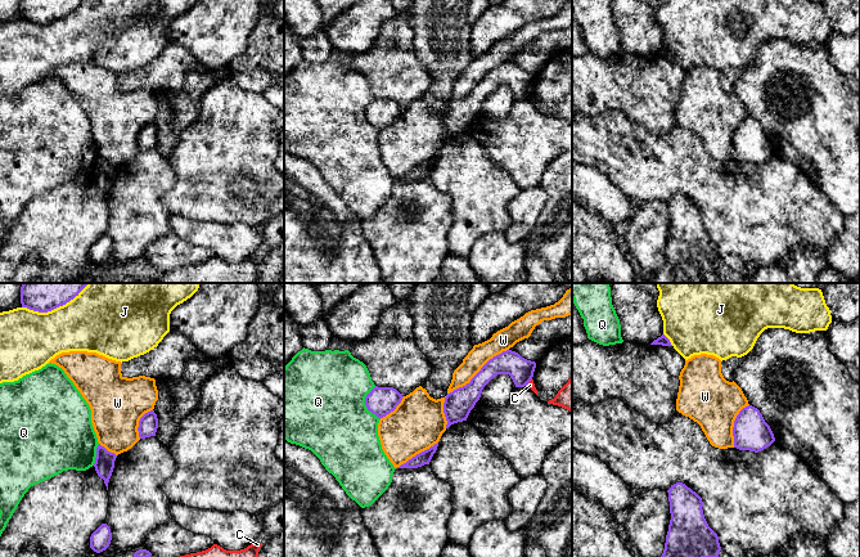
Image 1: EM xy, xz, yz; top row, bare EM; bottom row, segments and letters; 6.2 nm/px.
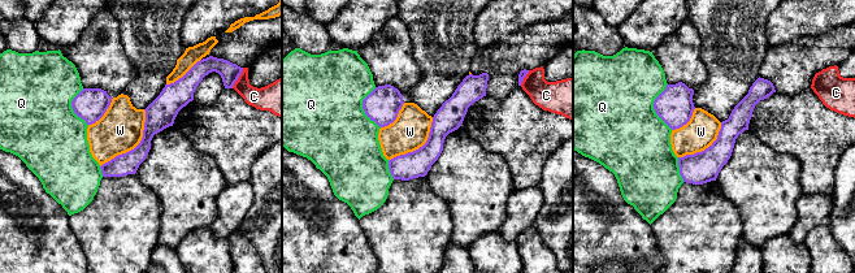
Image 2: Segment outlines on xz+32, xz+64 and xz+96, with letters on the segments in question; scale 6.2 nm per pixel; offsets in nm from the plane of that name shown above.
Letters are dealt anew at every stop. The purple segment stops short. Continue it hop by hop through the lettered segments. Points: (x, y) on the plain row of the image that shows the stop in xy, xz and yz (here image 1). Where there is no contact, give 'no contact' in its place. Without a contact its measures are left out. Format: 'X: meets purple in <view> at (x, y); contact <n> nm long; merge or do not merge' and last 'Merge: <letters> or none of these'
C: meets purple in xz at (528, 93); contact 60 nm long; do not merge
J: meets purple in xy at (53, 21); contact 420 nm long; do not merge
Q: meets purple in xz at (365, 116); contact 220 nm long; do not merge
W: meets purple in xz at (478, 84); contact 480 nm long; do not merge
Merge: none of these

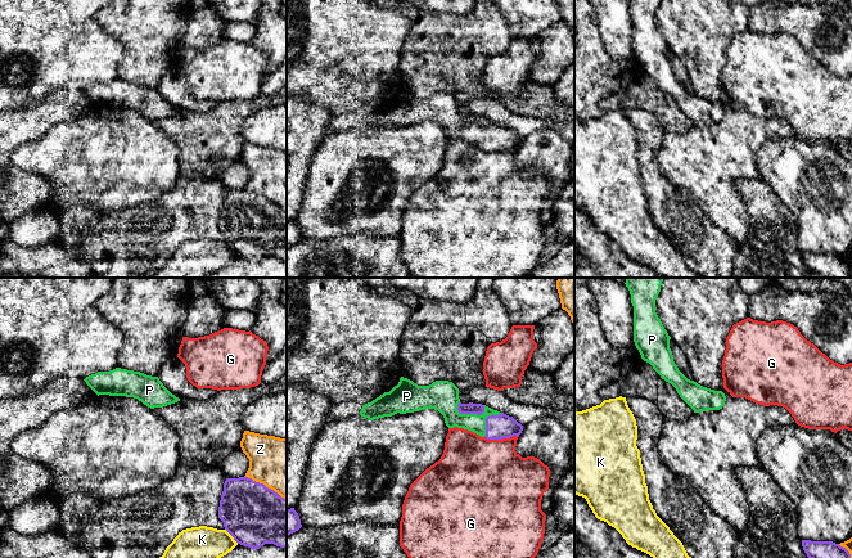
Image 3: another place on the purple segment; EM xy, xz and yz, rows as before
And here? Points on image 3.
G: meets purple in xz at (501, 151); contact 220 nm long; do not merge
K: meets purple in xy at (231, 247); contact 130 nm long; do not merge
P: meets purple in xz at (473, 125); contact 190 nm long; merge
Z: meets purple in xy at (264, 197); contact 300 nm long; do not merge
Merge: P

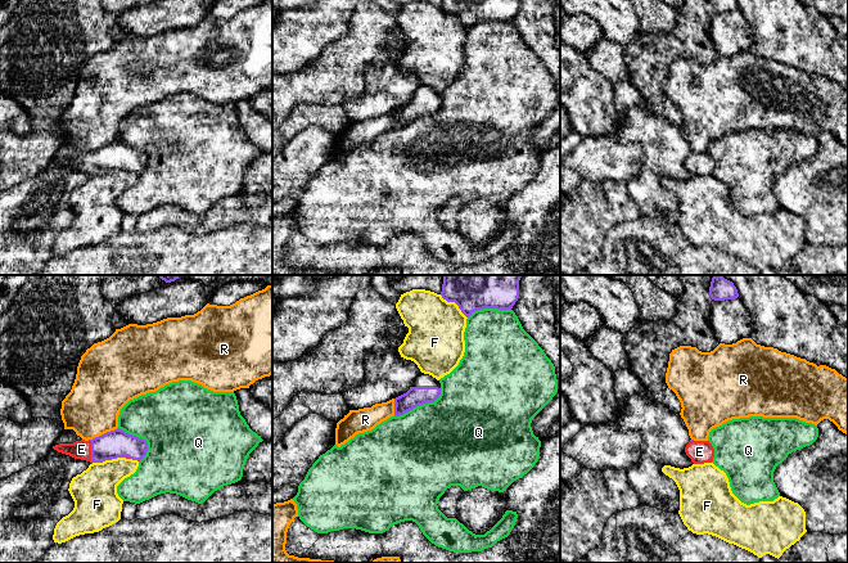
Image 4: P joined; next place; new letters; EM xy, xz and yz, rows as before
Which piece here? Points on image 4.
E: meets purple in xy at (91, 163); contact 150 nm long; merge
F: meets purple in xy at (108, 171); contact 220 nm long; do not merge
Q: meets purple in xz at (420, 116); contact 340 nm long; do not merge
R: meets purple in xy at (104, 145); contact 190 nm long; do not merge
Merge: E

